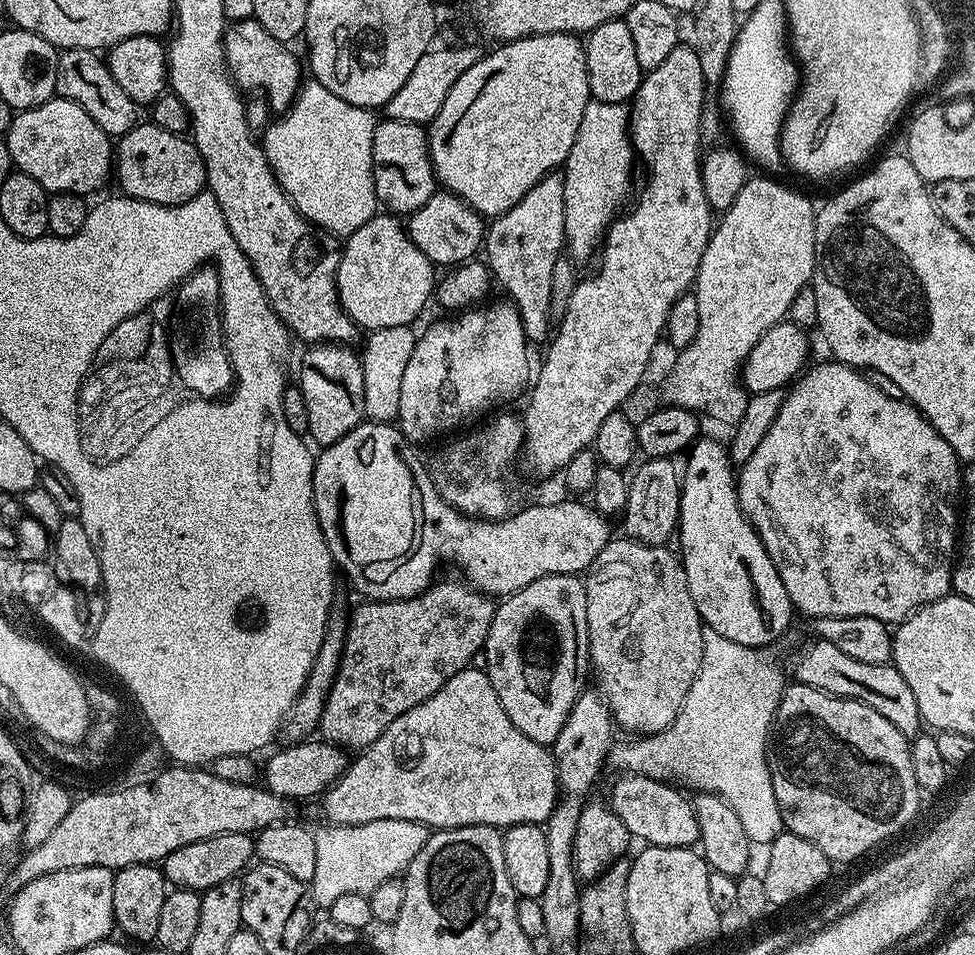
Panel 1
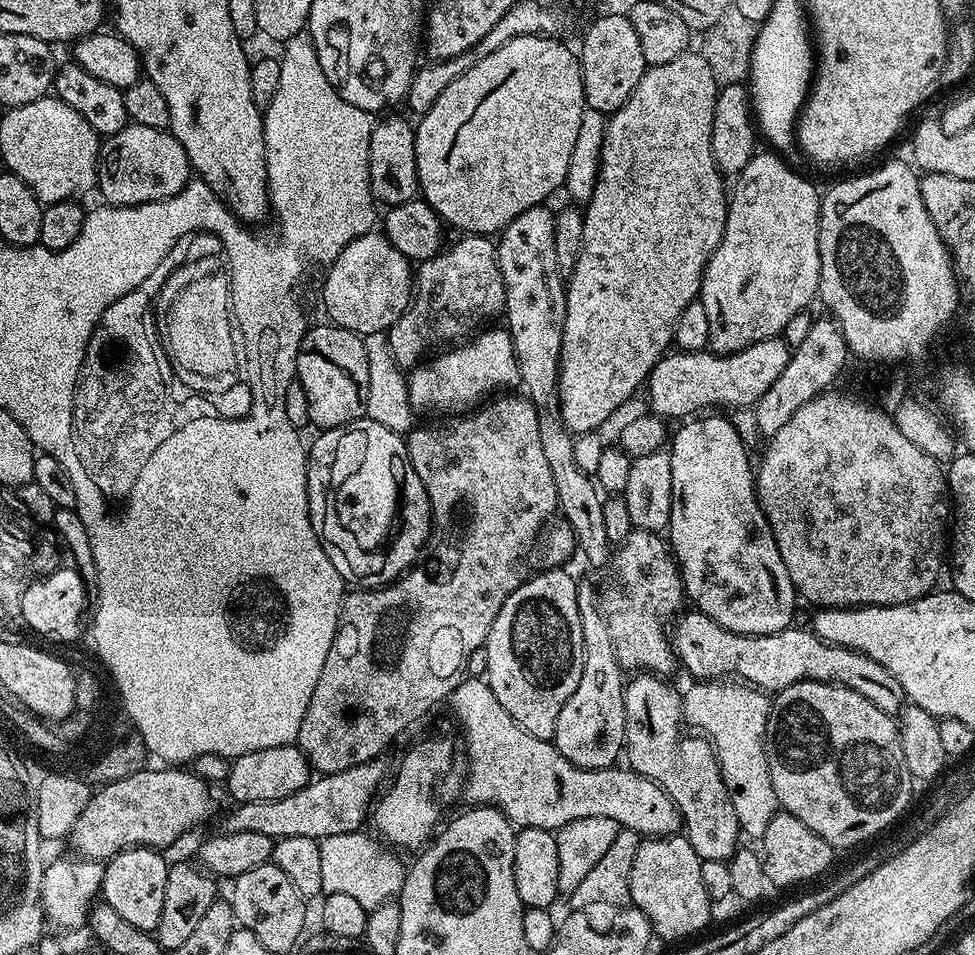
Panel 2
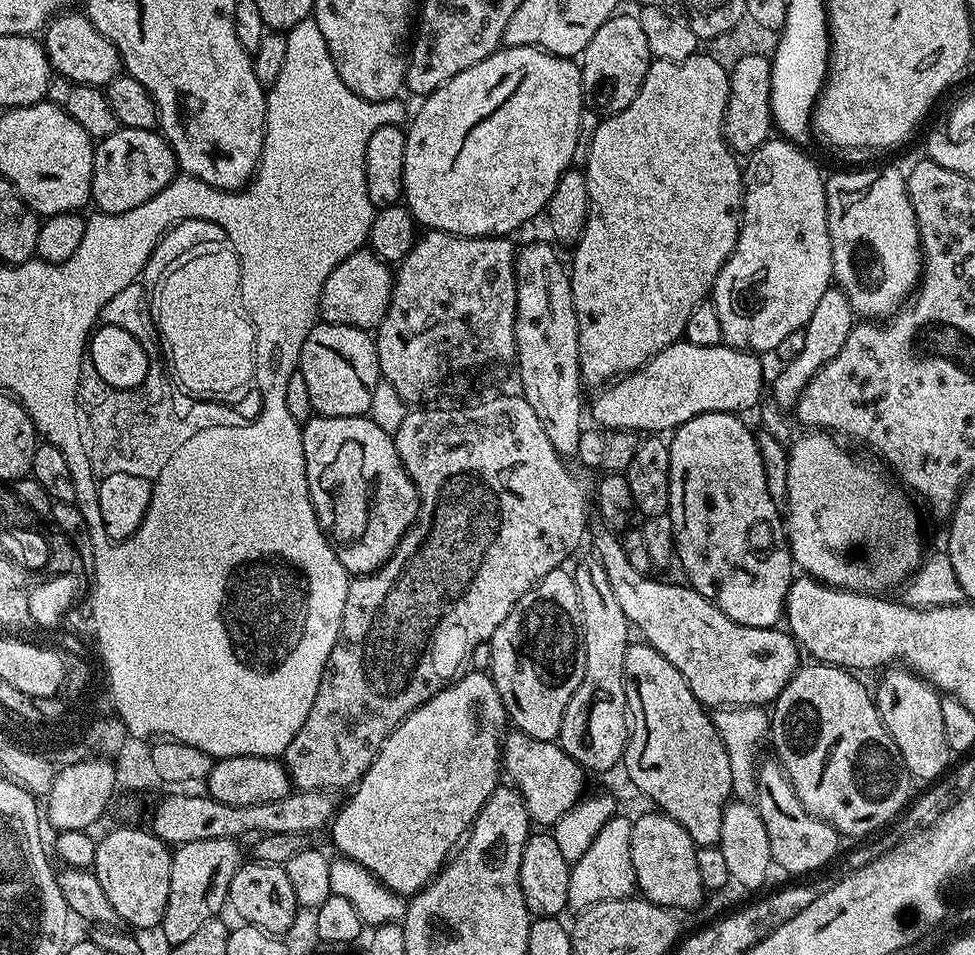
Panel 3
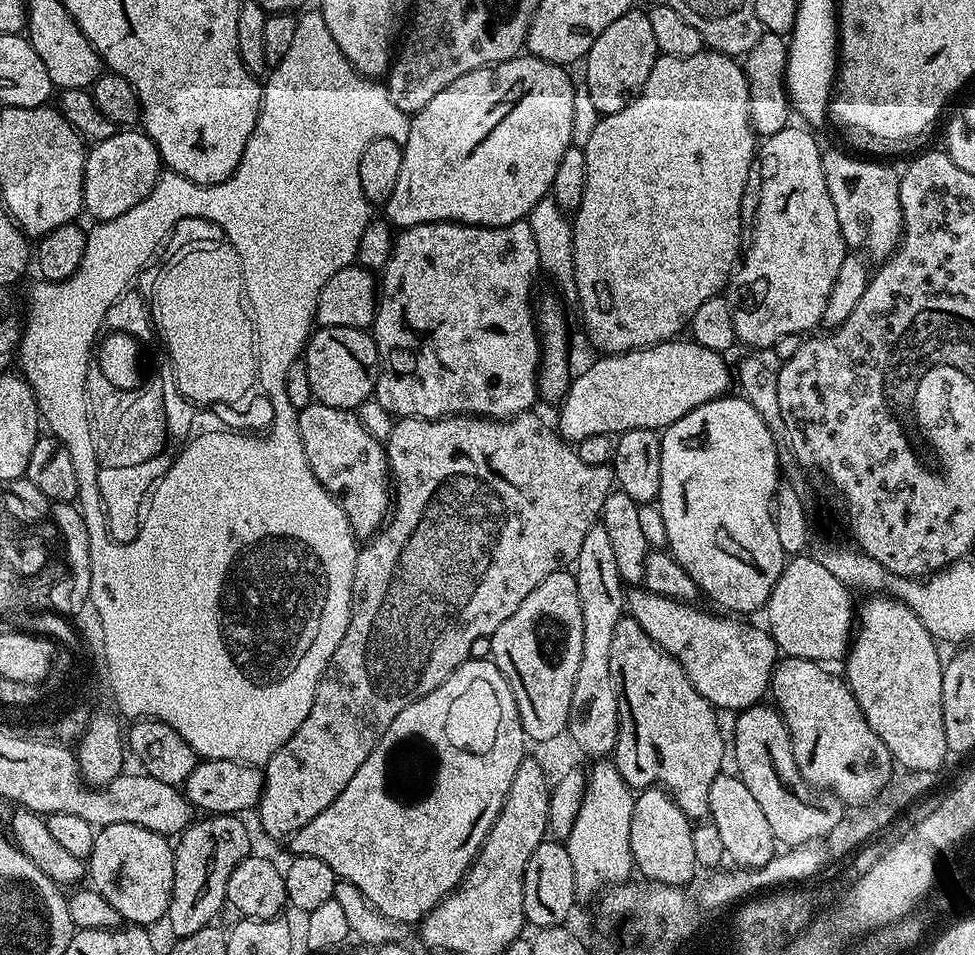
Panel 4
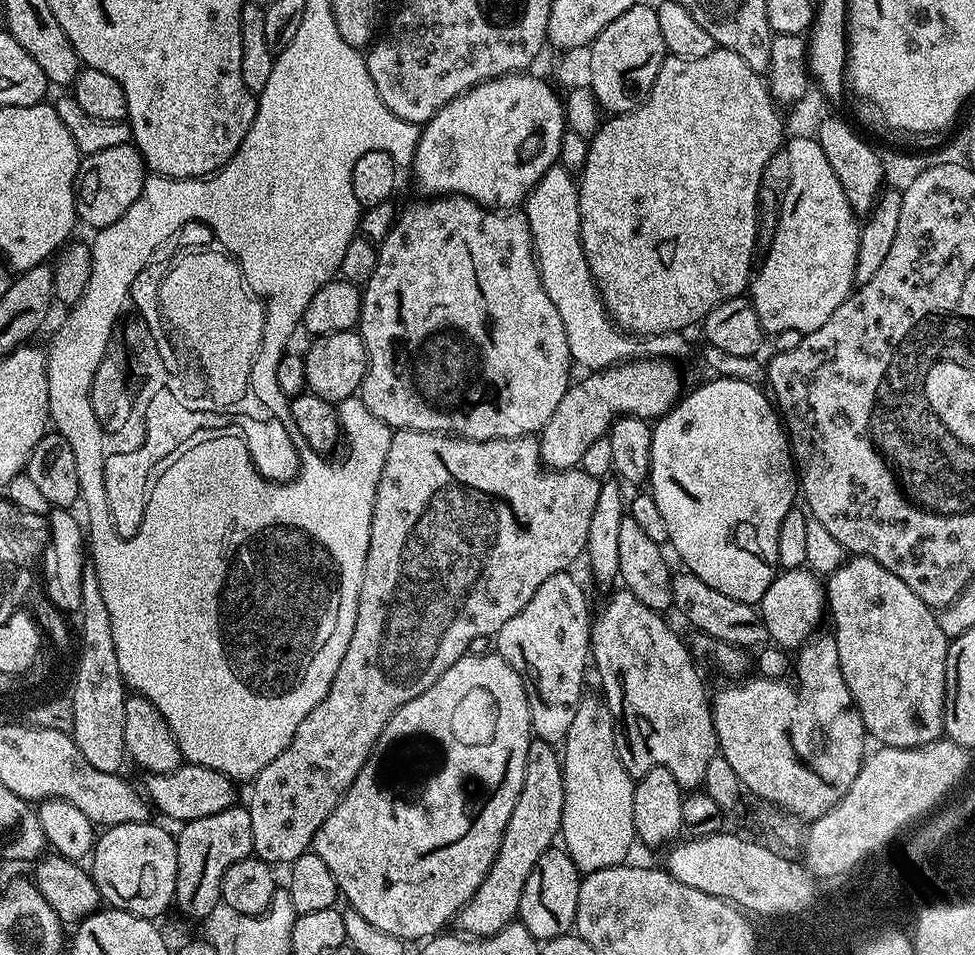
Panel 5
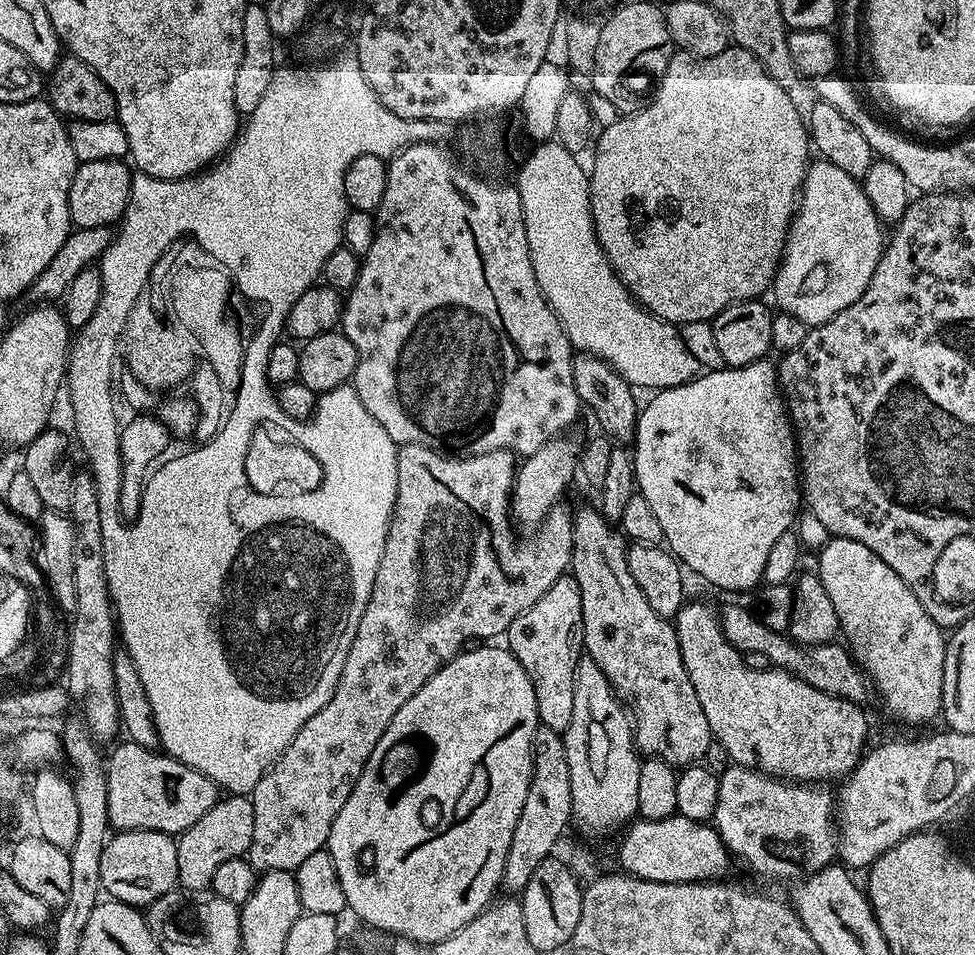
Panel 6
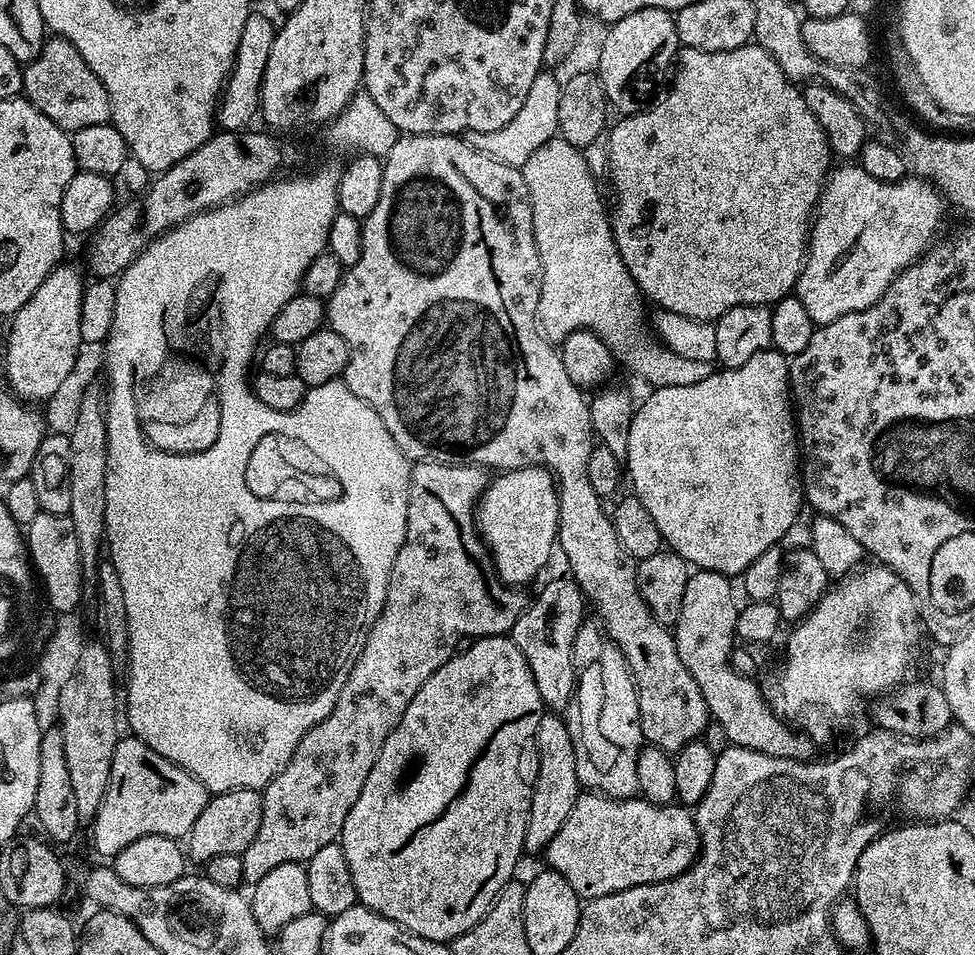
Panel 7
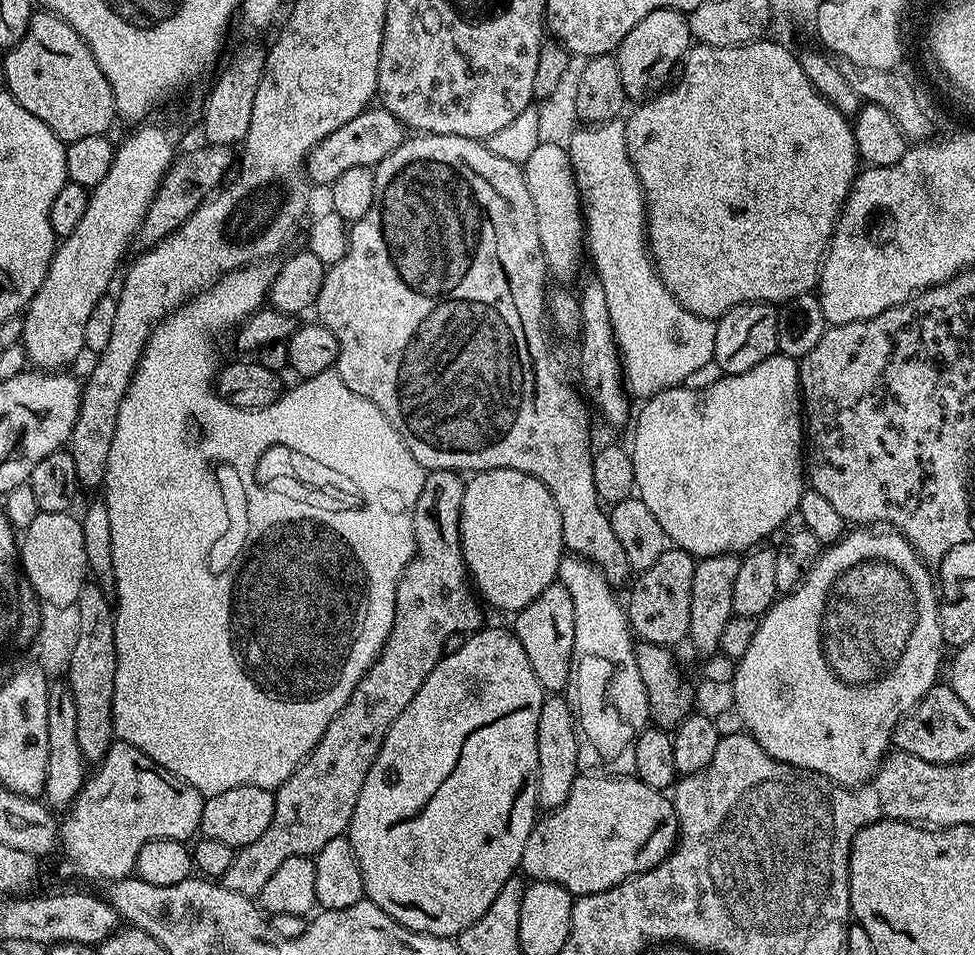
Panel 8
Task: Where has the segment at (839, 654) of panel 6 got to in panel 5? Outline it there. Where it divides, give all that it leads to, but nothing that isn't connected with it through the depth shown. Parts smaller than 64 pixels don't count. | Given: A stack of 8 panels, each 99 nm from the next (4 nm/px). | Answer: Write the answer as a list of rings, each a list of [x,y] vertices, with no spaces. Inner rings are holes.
[[[687,570],[672,577],[672,608],[680,611],[697,629],[697,633],[711,638],[718,644],[729,644],[745,650],[759,650],[769,643],[768,631],[762,622],[759,611],[746,602],[738,602],[714,590],[714,586],[706,586],[702,578]]]

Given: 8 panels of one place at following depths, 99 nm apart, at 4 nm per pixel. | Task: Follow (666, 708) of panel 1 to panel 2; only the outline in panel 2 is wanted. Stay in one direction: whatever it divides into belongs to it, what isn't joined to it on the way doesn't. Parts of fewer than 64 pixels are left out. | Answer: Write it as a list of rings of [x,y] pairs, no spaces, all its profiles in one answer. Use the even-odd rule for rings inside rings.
[[[633,530],[611,553],[611,568],[613,574],[616,575],[616,581],[605,592],[602,592],[602,611],[606,618],[606,626],[610,630],[614,654],[618,658],[621,669],[632,674],[655,674],[661,678],[671,677],[671,672],[678,668],[678,661],[676,649],[673,648],[670,639],[670,625],[677,613],[681,611],[680,603],[685,603],[686,593],[684,577],[669,541],[663,535],[655,532]]]

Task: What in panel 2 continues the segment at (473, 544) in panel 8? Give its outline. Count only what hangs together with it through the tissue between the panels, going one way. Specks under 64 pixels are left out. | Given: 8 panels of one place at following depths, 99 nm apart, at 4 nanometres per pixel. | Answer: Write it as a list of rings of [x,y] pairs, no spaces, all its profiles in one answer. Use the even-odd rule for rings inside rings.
[[[773,338],[770,340],[759,340],[757,344],[752,344],[746,350],[742,350],[741,352],[734,352],[731,354],[717,354],[711,350],[705,350],[702,352],[681,352],[679,350],[673,351],[671,354],[665,355],[663,360],[657,362],[654,366],[654,370],[648,376],[646,381],[646,392],[648,388],[648,404],[653,413],[661,418],[673,418],[672,416],[684,416],[680,418],[688,418],[693,415],[692,412],[695,408],[704,408],[700,410],[708,410],[711,404],[729,404],[729,409],[735,410],[737,408],[751,408],[760,399],[762,398],[762,394],[766,394],[766,390],[770,390],[770,386],[774,386],[775,380],[778,378],[778,374],[782,374],[782,370],[786,370],[786,362],[788,361],[790,355],[790,349],[787,344],[784,343],[783,339]]]

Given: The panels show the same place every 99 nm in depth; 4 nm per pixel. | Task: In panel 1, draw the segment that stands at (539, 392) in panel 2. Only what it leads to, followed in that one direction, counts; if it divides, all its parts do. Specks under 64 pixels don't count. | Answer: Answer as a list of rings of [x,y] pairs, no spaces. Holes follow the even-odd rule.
[[[549,173],[544,176],[539,183],[527,191],[526,194],[517,202],[514,207],[506,211],[500,217],[493,219],[487,225],[484,233],[482,245],[483,255],[486,257],[488,271],[505,288],[507,299],[516,305],[518,314],[522,318],[522,330],[524,337],[530,342],[536,340],[547,341],[550,336],[548,323],[553,323],[554,315],[551,308],[550,276],[562,253],[565,251],[564,242],[565,230],[565,190],[563,177],[559,173]]]

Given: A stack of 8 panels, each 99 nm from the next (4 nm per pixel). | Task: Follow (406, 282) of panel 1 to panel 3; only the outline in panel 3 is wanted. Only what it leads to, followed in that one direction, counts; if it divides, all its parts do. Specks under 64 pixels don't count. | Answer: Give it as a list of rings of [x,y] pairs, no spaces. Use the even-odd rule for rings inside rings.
[[[361,250],[350,254],[332,271],[330,278],[326,278],[326,286],[322,286],[319,319],[326,324],[341,324],[365,330],[375,329],[382,322],[382,318],[390,306],[393,279],[393,269],[378,259],[371,250]]]

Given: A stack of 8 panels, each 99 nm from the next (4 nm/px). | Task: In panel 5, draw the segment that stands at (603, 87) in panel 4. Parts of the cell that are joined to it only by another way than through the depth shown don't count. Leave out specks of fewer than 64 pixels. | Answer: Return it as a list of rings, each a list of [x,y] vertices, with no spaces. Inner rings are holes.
[[[644,2],[636,3],[626,14],[614,18],[590,47],[591,89],[597,104],[608,114],[632,112],[640,107],[658,78],[664,57],[669,55],[668,47],[662,42],[656,9]]]

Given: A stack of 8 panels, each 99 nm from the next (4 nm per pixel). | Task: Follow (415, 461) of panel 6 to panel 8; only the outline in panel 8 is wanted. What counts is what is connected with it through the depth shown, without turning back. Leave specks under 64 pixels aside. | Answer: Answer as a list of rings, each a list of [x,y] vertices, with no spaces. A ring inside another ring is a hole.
[[[432,470],[425,475],[422,494],[418,498],[416,509],[412,512],[416,555],[409,562],[408,569],[404,571],[403,576],[400,577],[396,591],[394,626],[390,630],[388,641],[384,644],[384,649],[380,651],[379,658],[372,664],[371,670],[362,679],[356,681],[346,706],[342,706],[342,710],[334,714],[330,726],[326,726],[322,738],[314,746],[307,761],[301,764],[294,774],[290,774],[286,783],[275,789],[274,818],[270,826],[266,826],[266,834],[262,834],[258,842],[250,842],[244,848],[239,849],[234,862],[230,862],[230,870],[226,870],[222,883],[234,894],[259,897],[262,886],[270,882],[274,870],[278,870],[278,866],[282,866],[286,858],[315,857],[316,853],[322,850],[322,846],[330,842],[330,838],[338,838],[347,833],[348,823],[352,821],[354,814],[356,795],[360,793],[366,782],[366,774],[370,766],[374,766],[374,758],[378,758],[378,750],[390,726],[400,717],[402,710],[410,706],[414,694],[418,694],[422,682],[444,652],[446,640],[457,634],[471,634],[481,627],[481,605],[475,599],[474,601],[468,600],[470,577],[460,554],[461,495],[462,480],[457,473]]]

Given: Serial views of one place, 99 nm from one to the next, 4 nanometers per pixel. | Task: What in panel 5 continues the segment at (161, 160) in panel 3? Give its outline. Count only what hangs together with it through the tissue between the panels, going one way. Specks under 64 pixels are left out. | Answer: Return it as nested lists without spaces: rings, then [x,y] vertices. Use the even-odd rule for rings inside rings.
[[[135,143],[110,146],[110,150],[98,150],[98,154],[83,157],[76,175],[76,215],[79,223],[99,230],[110,226],[110,222],[118,222],[118,218],[122,218],[122,214],[126,214],[126,210],[130,210],[144,192],[145,179],[146,165]]]

